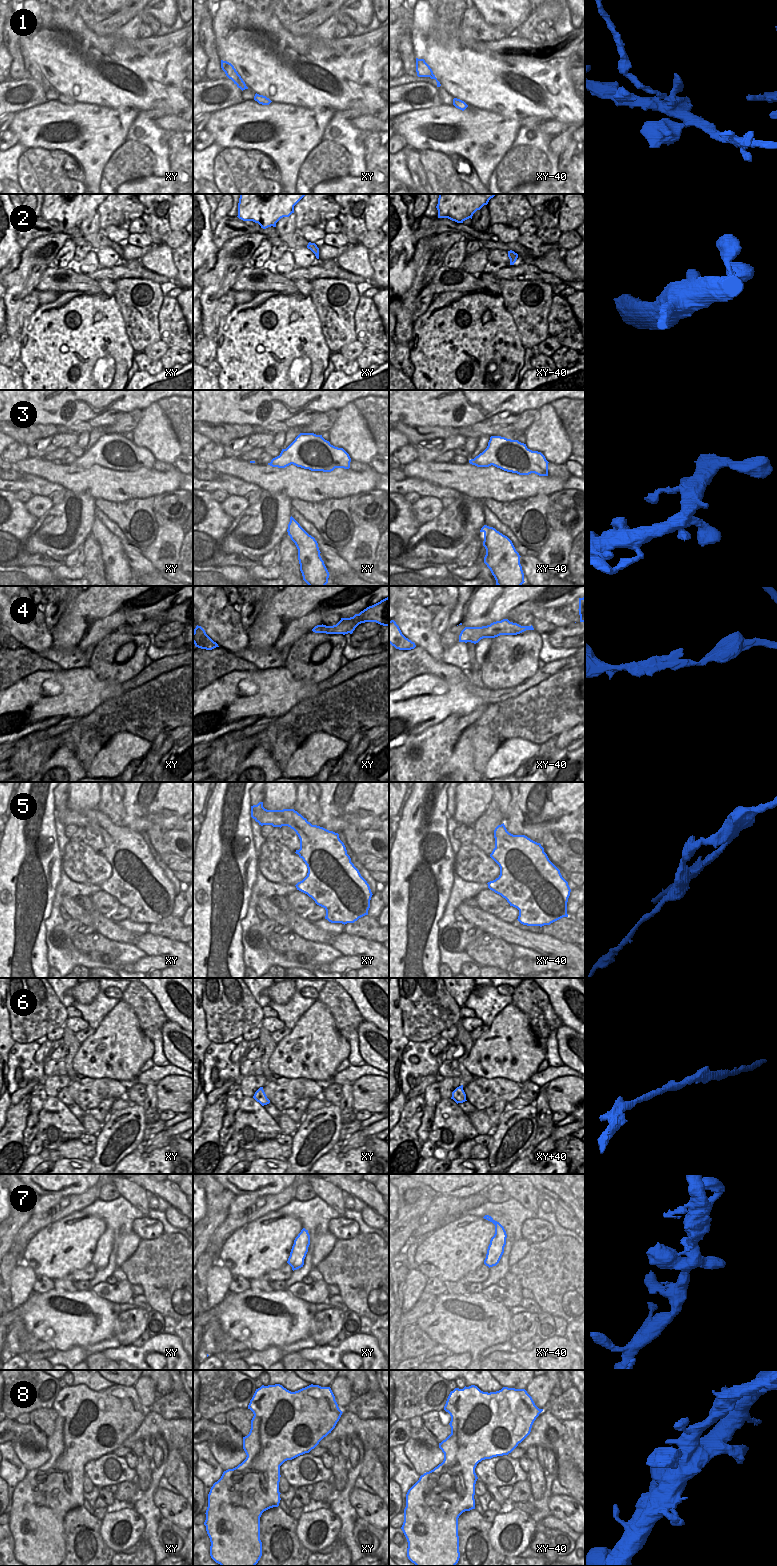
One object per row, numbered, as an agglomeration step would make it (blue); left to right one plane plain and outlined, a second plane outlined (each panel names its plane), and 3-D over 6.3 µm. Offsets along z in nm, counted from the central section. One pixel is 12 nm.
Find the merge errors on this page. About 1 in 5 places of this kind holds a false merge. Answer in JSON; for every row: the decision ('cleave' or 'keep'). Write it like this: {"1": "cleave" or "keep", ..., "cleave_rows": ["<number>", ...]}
{"1": "cleave", "2": "keep", "3": "keep", "4": "cleave", "5": "keep", "6": "keep", "7": "keep", "8": "keep", "cleave_rows": ["1", "4"]}

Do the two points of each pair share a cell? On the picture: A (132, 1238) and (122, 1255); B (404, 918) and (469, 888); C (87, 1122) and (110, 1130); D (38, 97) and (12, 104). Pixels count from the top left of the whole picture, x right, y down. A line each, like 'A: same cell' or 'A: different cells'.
A: same cell
B: different cells
C: different cells
D: same cell

